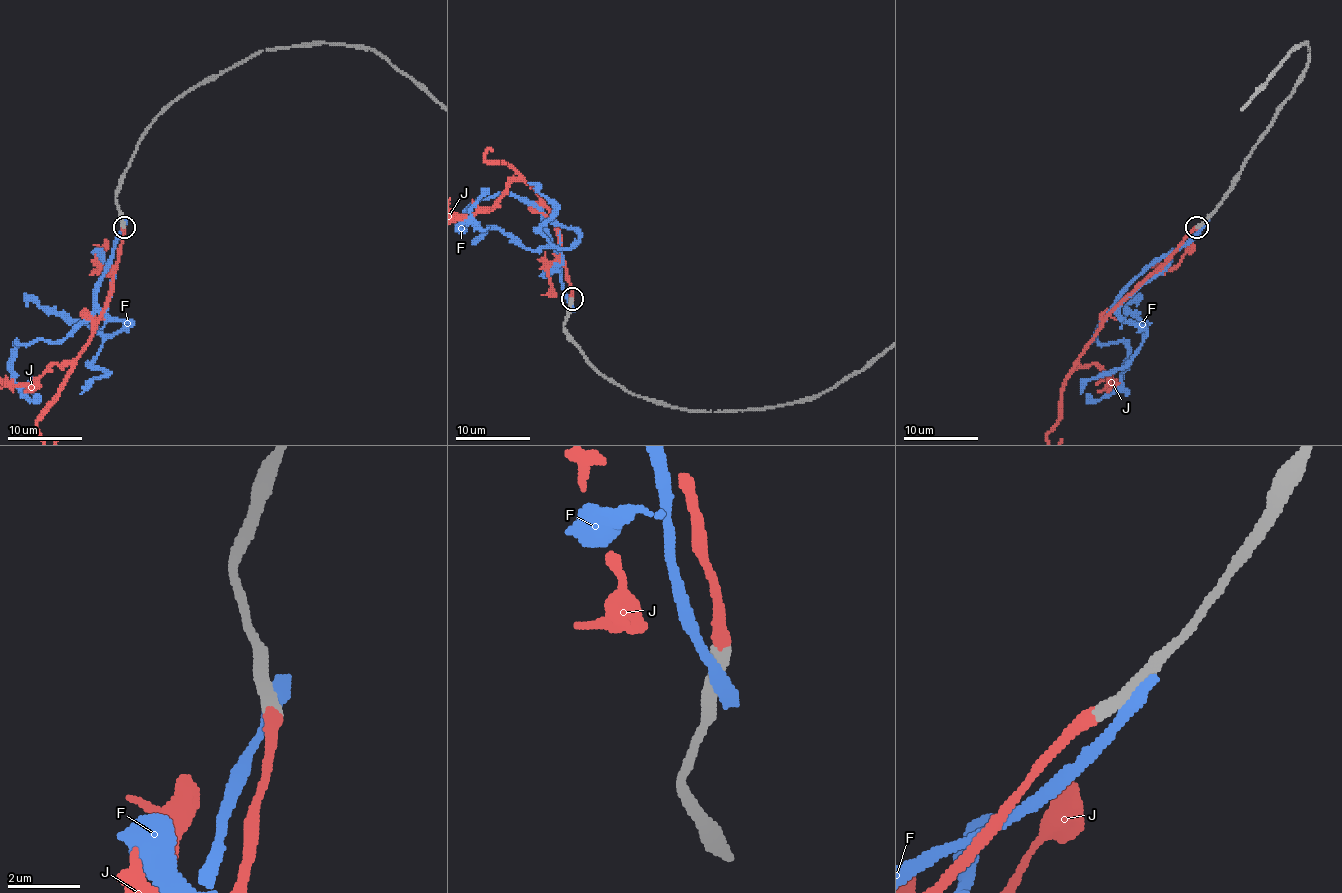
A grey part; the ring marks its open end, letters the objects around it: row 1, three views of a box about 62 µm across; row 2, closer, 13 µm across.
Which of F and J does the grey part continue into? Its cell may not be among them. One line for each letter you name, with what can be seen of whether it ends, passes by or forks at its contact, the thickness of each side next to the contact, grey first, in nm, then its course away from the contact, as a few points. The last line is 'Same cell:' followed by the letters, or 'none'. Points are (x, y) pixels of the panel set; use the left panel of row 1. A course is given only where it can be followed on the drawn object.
J: it ends | 440/400 nm
Same cell: J

